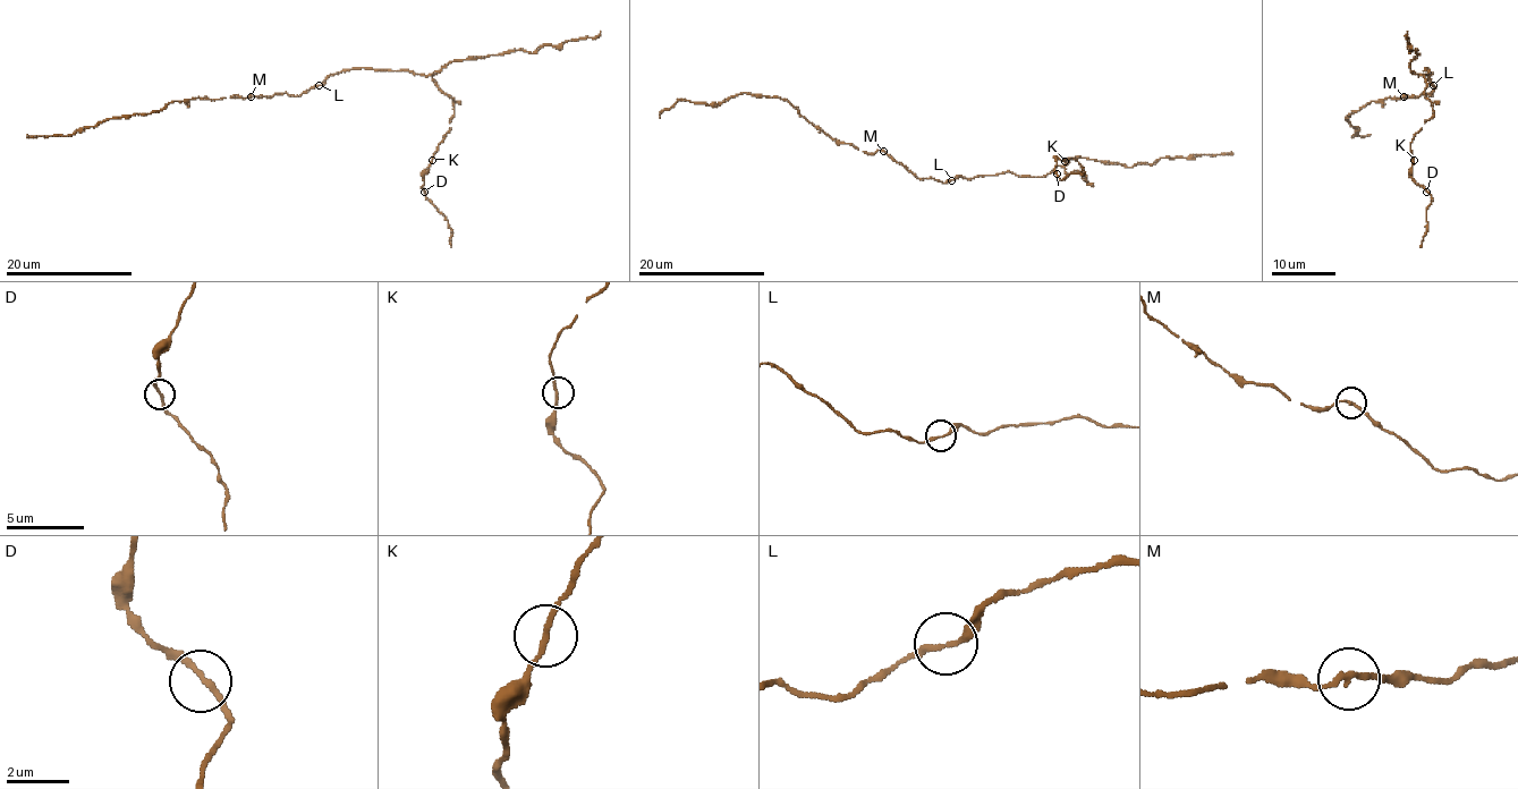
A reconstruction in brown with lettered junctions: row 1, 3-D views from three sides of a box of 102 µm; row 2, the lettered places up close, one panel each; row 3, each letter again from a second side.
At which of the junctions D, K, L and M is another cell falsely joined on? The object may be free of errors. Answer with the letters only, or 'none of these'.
none of these

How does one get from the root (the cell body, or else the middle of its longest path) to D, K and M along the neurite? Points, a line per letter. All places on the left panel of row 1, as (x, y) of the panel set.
D: (317, 85), (333, 74), (362, 67), (432, 75), (452, 99), (454, 115), (424, 176), (424, 192)
K: (317, 85), (333, 74), (362, 67), (432, 75), (433, 82), (452, 99), (454, 107), (449, 130), (432, 160)
M: (317, 85), (298, 96), (286, 93), (251, 96)

